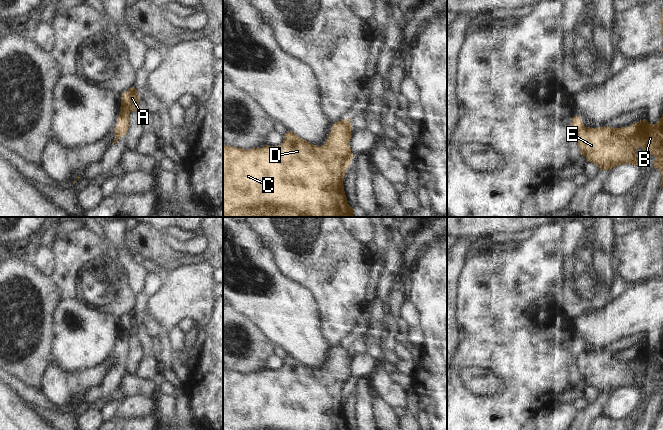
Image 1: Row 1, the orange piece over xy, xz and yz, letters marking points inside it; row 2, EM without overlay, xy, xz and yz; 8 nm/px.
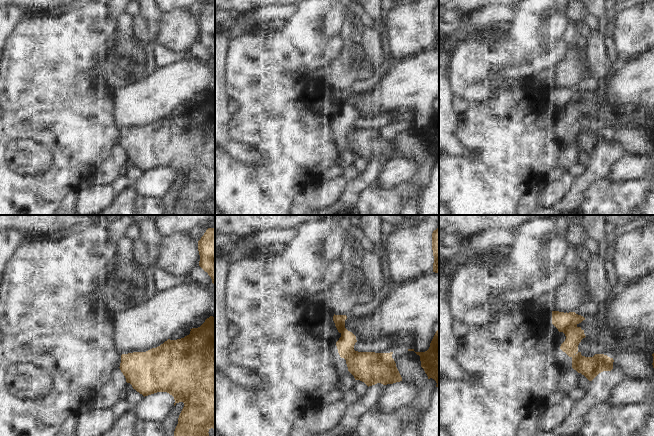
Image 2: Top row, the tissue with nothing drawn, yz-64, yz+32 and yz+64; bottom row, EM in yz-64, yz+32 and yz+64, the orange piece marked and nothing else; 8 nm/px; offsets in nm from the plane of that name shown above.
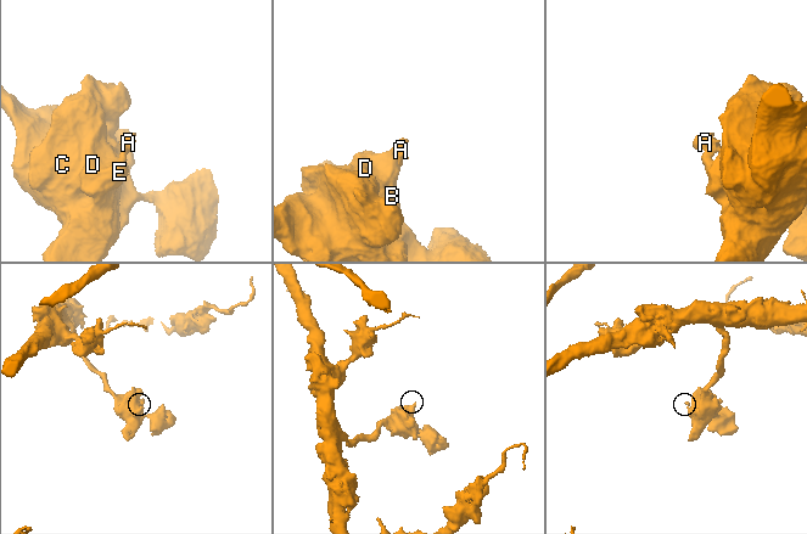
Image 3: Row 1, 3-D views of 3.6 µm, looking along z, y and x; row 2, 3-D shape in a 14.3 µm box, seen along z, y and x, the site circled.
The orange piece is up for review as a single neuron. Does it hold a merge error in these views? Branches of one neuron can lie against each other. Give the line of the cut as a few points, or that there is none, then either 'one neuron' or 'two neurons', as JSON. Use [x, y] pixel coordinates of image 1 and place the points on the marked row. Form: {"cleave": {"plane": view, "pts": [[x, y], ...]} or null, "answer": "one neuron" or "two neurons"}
{"cleave": {"plane": "yz", "pts": [[584, 126], [574, 134]]}, "answer": "two neurons"}

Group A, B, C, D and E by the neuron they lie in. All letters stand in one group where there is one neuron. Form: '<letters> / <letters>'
A / B C D E

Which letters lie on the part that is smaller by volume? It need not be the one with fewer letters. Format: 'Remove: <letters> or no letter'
Remove: A

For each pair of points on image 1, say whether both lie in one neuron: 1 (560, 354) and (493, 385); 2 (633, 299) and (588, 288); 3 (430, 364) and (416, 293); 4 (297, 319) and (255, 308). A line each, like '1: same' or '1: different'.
1: different
2: different
3: same
4: same

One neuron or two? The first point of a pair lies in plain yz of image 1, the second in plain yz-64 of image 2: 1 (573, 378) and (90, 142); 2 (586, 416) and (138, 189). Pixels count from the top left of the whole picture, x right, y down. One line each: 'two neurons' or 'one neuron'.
1: two neurons
2: two neurons

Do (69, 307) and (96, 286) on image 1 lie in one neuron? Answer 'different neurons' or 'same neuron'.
different neurons

